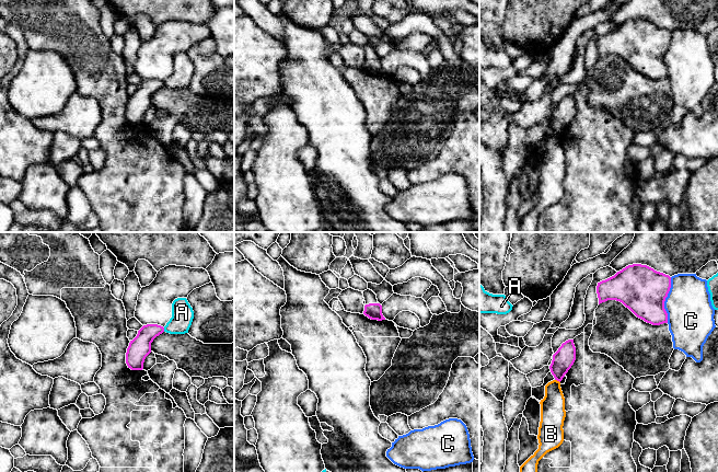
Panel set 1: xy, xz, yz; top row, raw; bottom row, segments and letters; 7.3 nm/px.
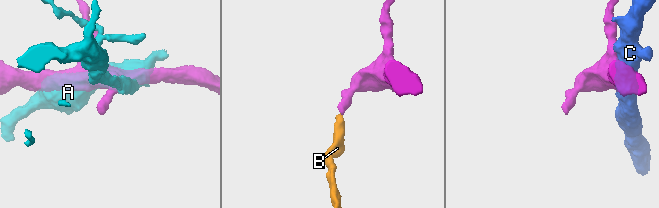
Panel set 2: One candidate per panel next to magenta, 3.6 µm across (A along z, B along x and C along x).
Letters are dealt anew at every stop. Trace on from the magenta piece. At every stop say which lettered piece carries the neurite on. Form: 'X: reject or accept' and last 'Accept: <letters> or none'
A: reject
B: reject
C: reject
Accept: none

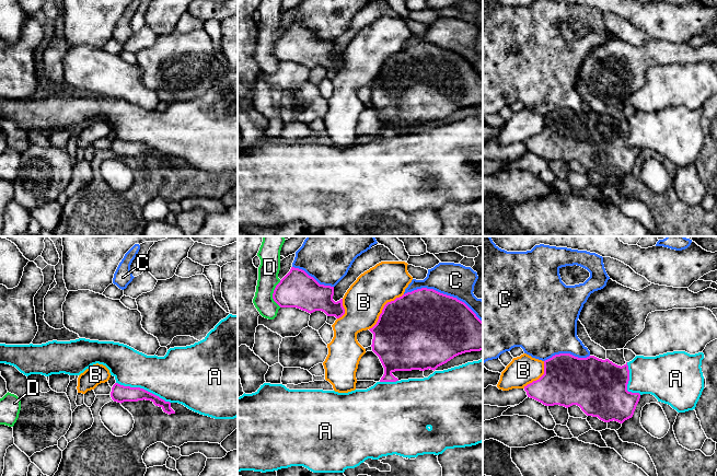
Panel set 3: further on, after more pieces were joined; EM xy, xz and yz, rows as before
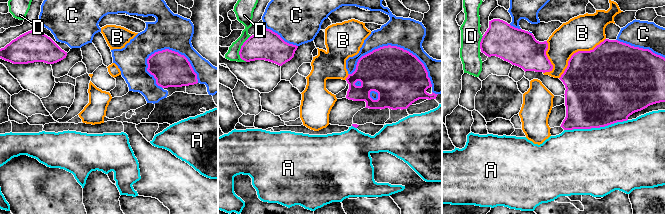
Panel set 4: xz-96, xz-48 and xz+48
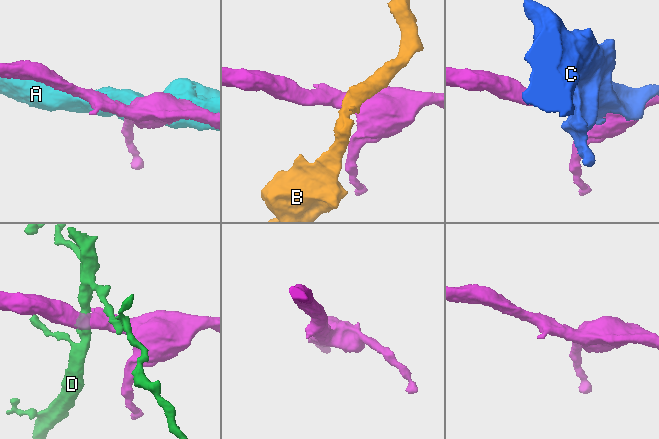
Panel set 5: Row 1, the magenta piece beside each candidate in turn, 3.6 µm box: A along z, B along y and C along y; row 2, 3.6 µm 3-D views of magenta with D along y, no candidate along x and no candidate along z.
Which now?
A: reject
B: reject
C: reject
D: reject
Accept: none

